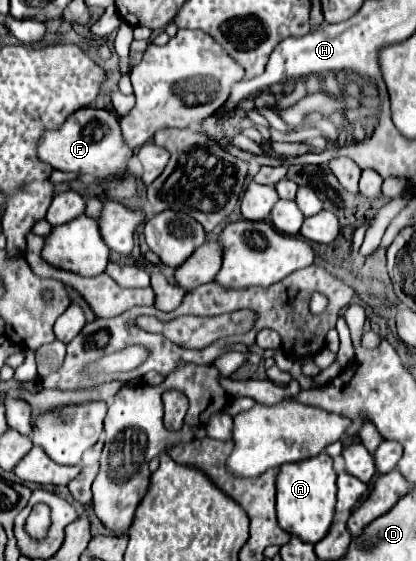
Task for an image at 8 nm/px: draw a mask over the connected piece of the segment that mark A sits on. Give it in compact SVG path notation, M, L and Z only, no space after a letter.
M322 452L310 460L292 462L278 468L276 478L276 512L282 530L302 538L304 542L316 544L328 532L334 522L336 506L336 472L332 468L332 458Z

